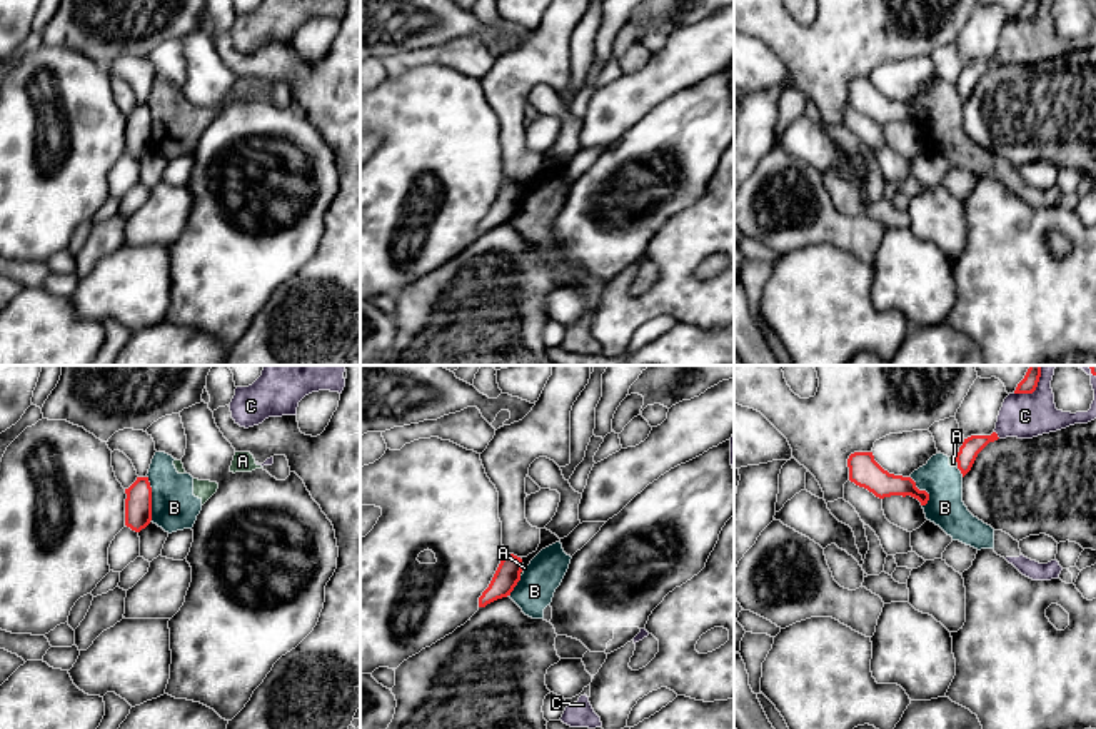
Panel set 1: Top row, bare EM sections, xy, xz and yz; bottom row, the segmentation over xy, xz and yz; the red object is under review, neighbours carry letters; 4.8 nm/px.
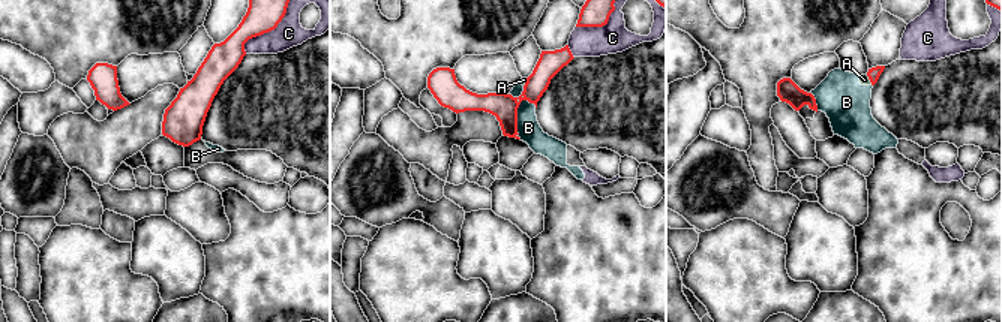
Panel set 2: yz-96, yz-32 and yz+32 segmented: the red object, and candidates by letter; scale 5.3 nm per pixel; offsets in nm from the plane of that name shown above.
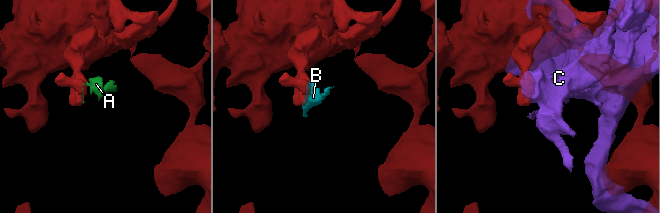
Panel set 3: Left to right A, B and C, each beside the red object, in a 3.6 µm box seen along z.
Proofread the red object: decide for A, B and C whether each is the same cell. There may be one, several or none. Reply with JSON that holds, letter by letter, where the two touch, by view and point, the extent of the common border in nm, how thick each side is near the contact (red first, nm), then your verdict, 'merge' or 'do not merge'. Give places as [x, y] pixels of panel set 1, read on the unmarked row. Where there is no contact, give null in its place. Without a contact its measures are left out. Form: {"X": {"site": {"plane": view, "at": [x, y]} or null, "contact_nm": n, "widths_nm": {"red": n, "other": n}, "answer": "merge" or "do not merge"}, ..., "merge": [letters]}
{"A": {"site": {"plane": "yz", "at": [956, 87]}, "contact_nm": 50, "widths_nm": {"red": 90, "other": 40}, "answer": "do not merge"}, "B": {"site": {"plane": "xy", "at": [150, 124]}, "contact_nm": 220, "widths_nm": {"red": 130, "other": 220}, "answer": "do not merge"}, "C": {"site": {"plane": "yz", "at": [1031, 19]}, "contact_nm": 170, "widths_nm": {"red": 80, "other": 220}, "answer": "do not merge"}, "merge": []}

